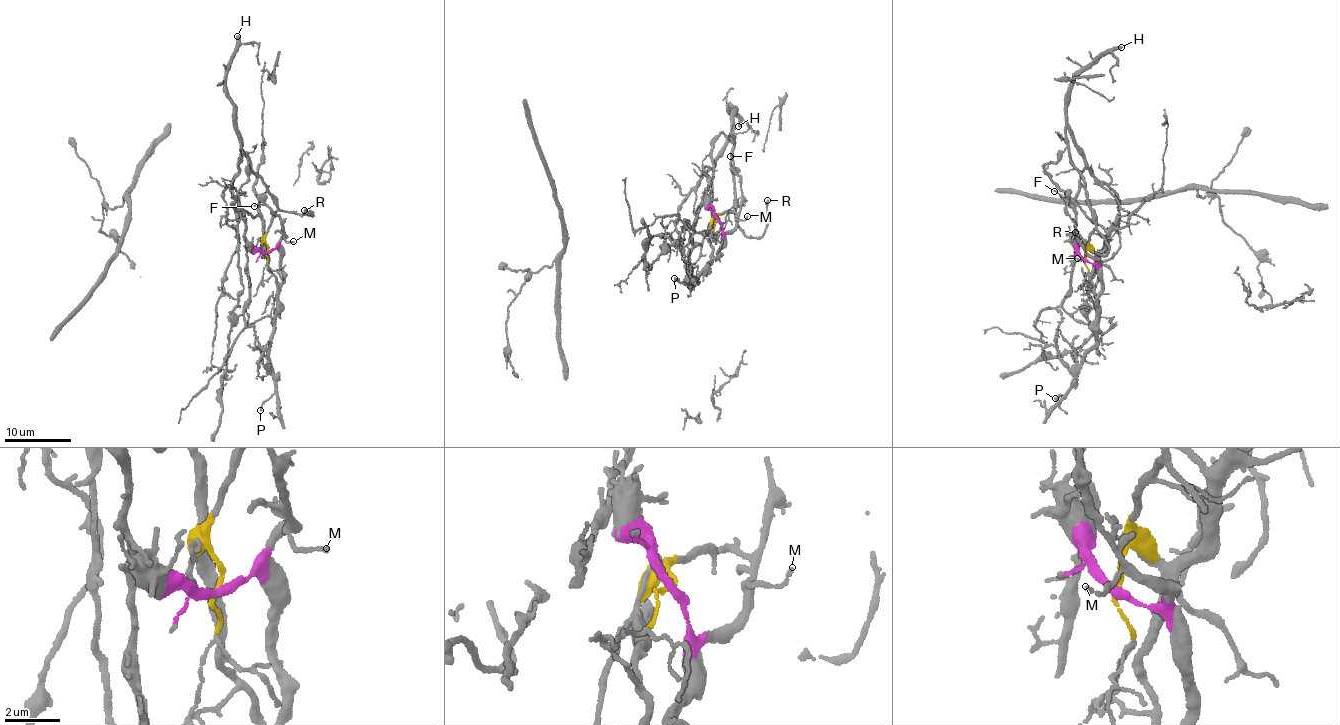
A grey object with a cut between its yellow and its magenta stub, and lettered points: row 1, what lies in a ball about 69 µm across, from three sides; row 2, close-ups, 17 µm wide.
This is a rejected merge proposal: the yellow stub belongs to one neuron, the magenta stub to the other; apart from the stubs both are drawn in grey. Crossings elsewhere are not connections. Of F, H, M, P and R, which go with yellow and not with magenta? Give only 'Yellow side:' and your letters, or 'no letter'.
Yellow side: H, R

